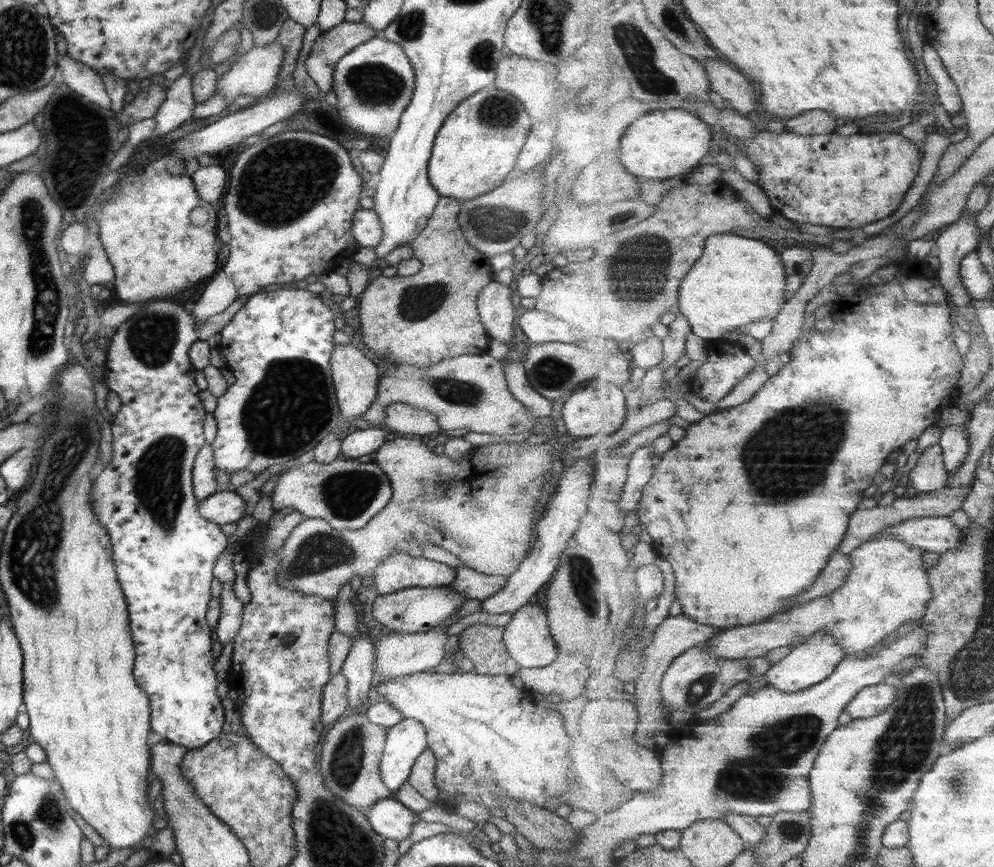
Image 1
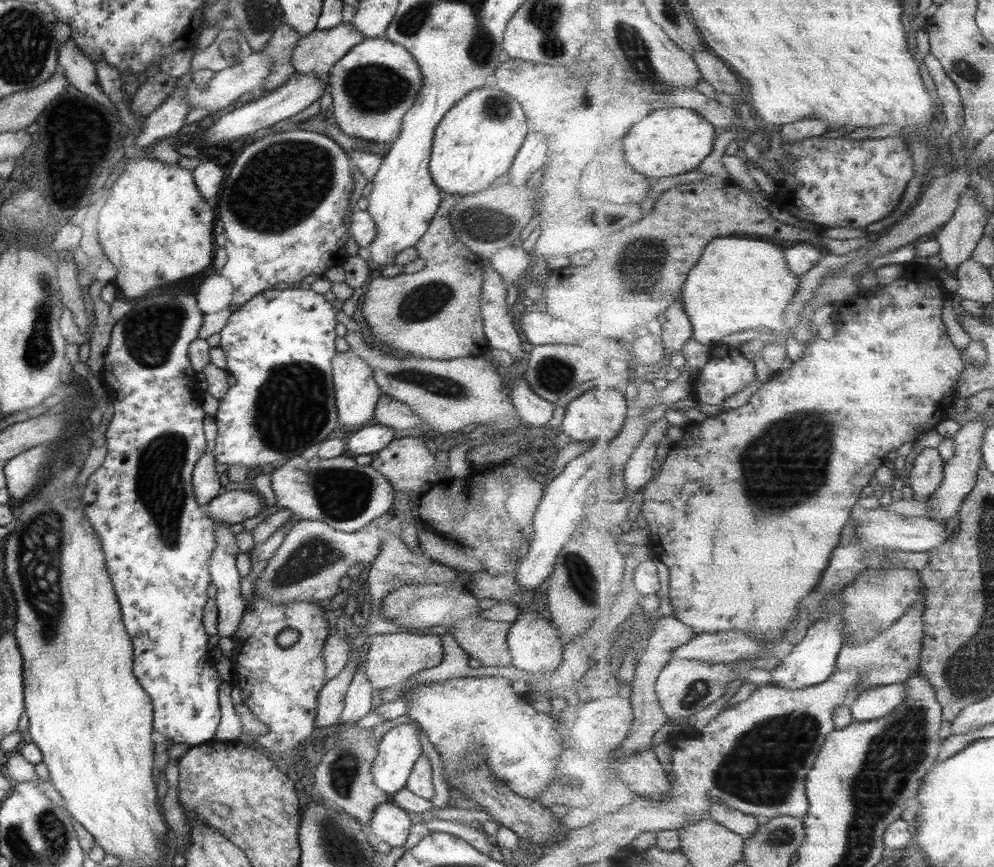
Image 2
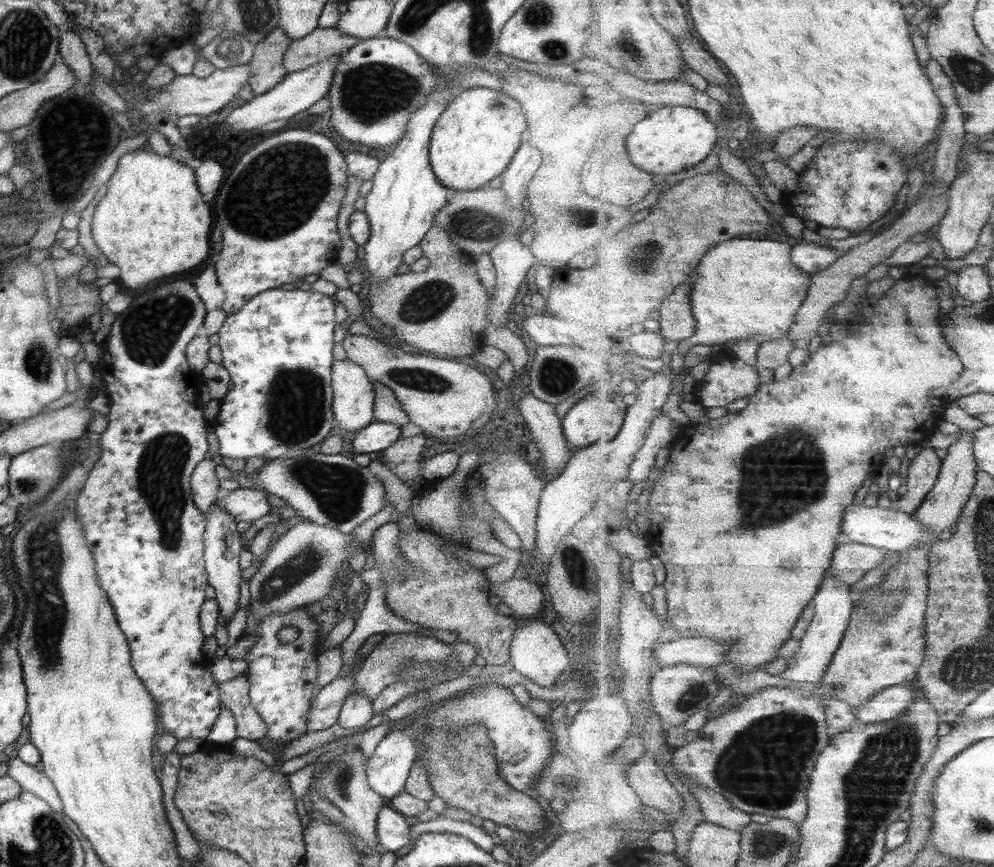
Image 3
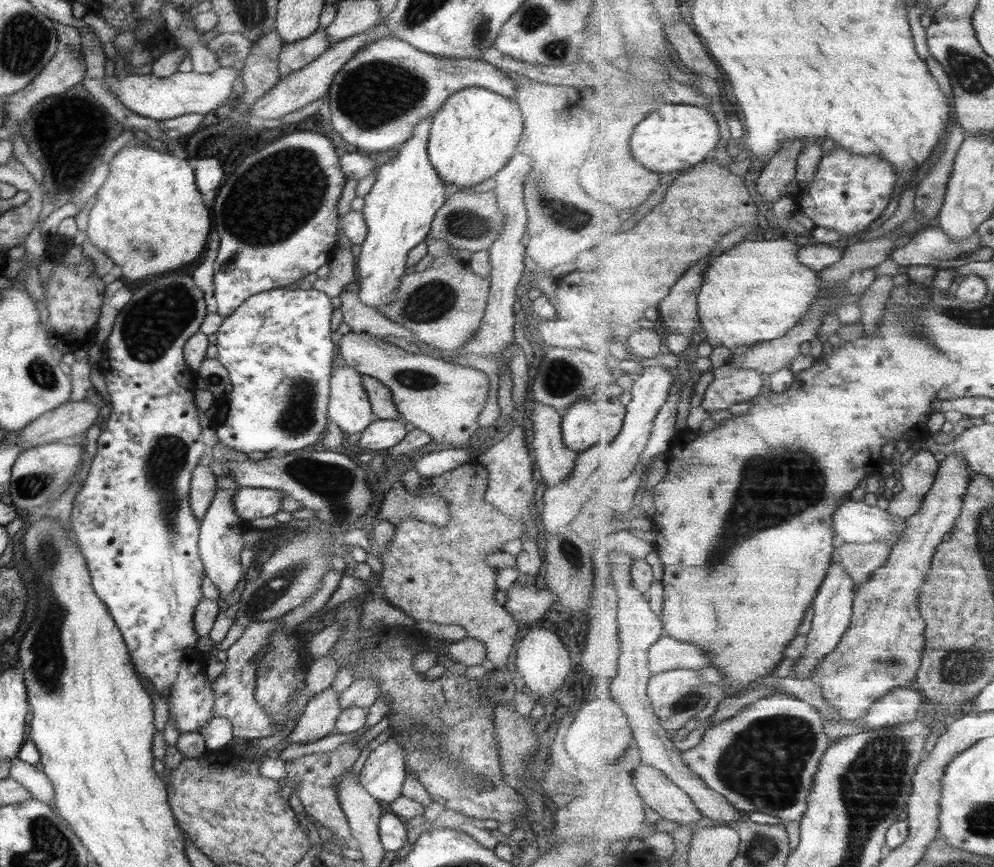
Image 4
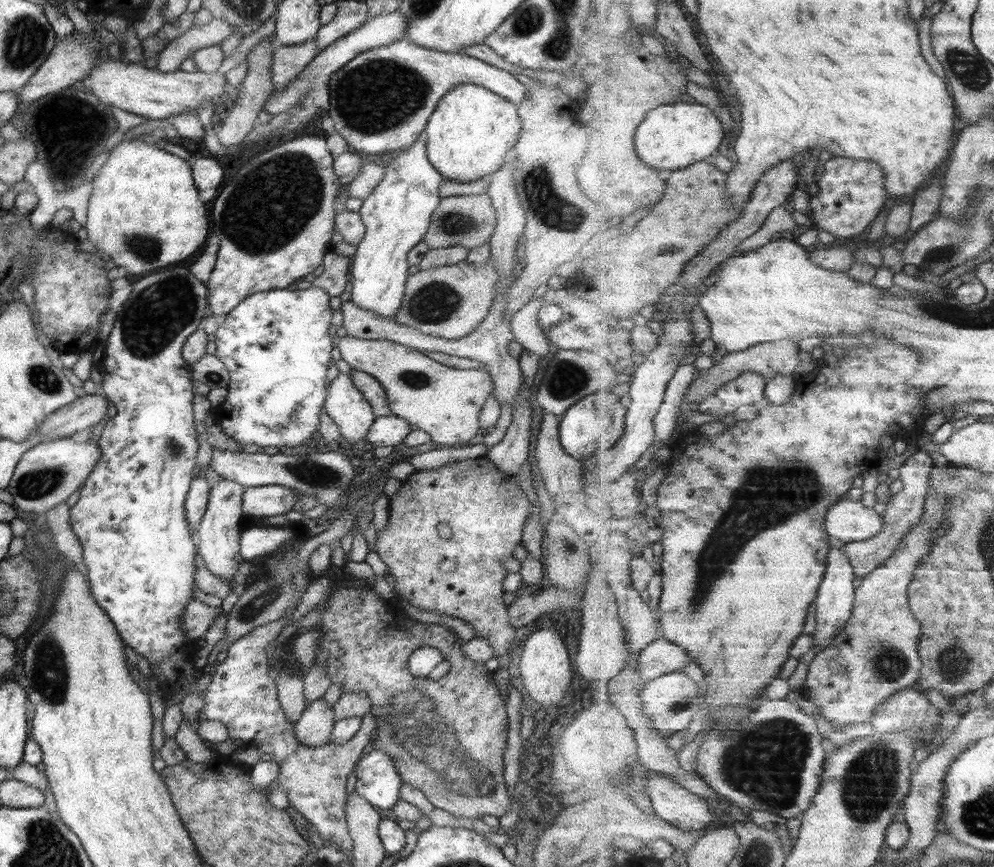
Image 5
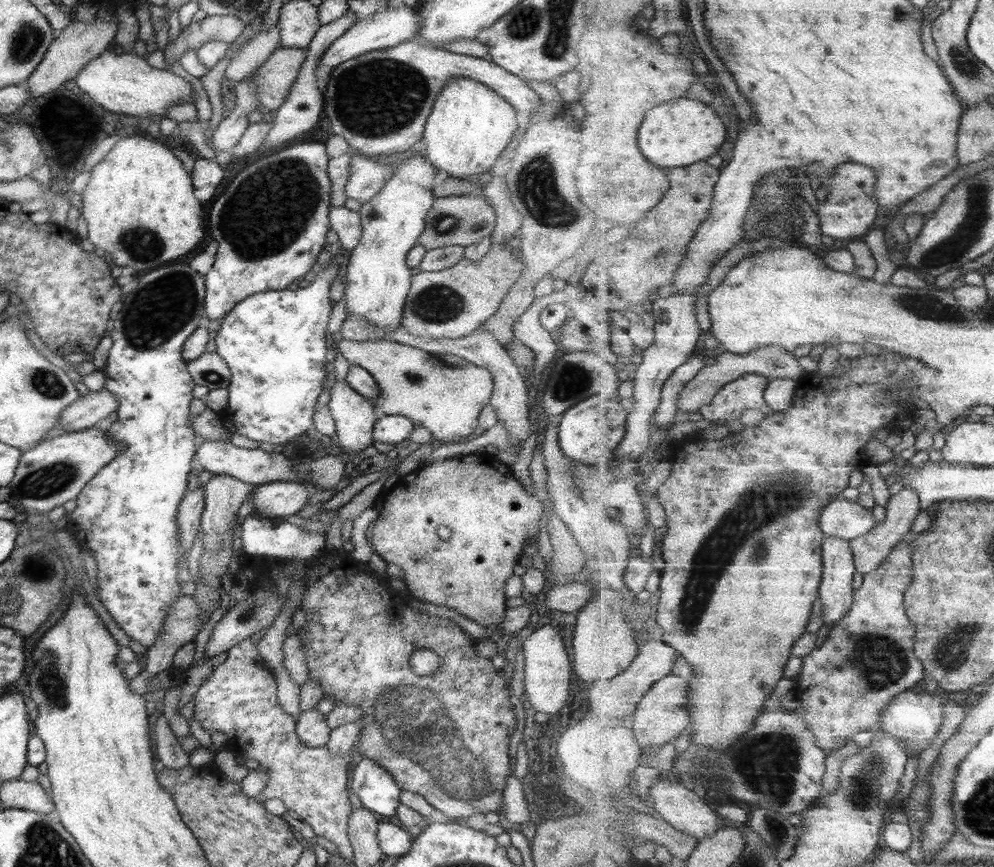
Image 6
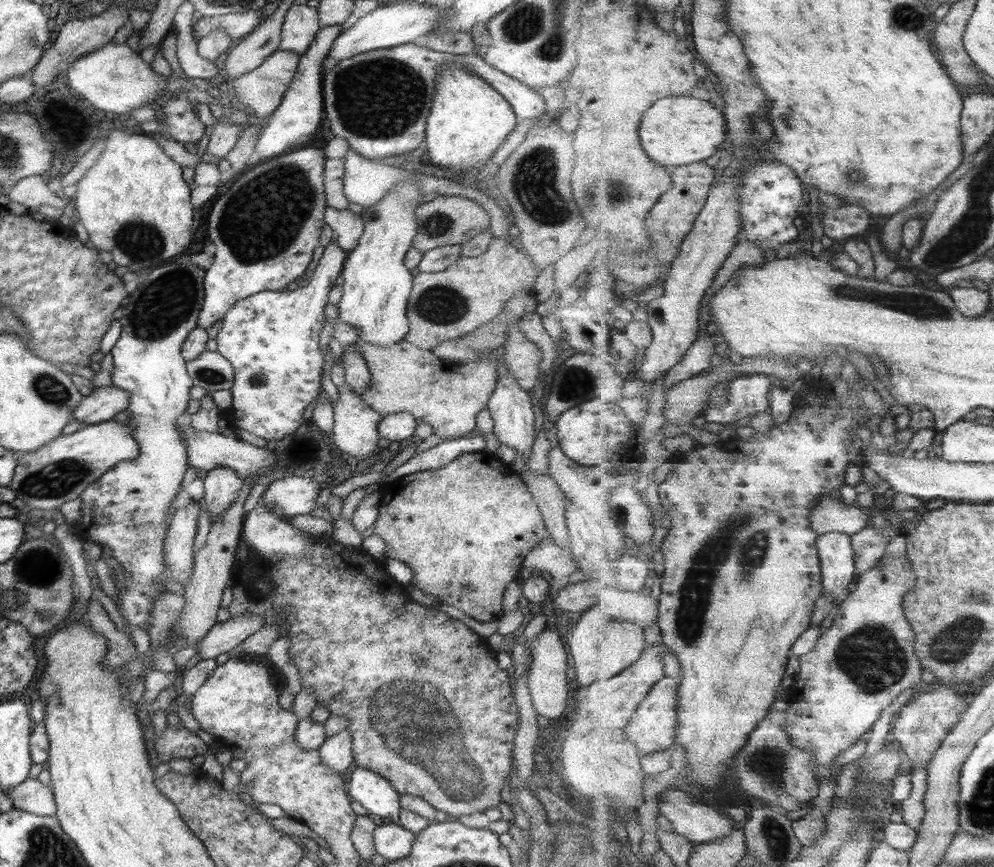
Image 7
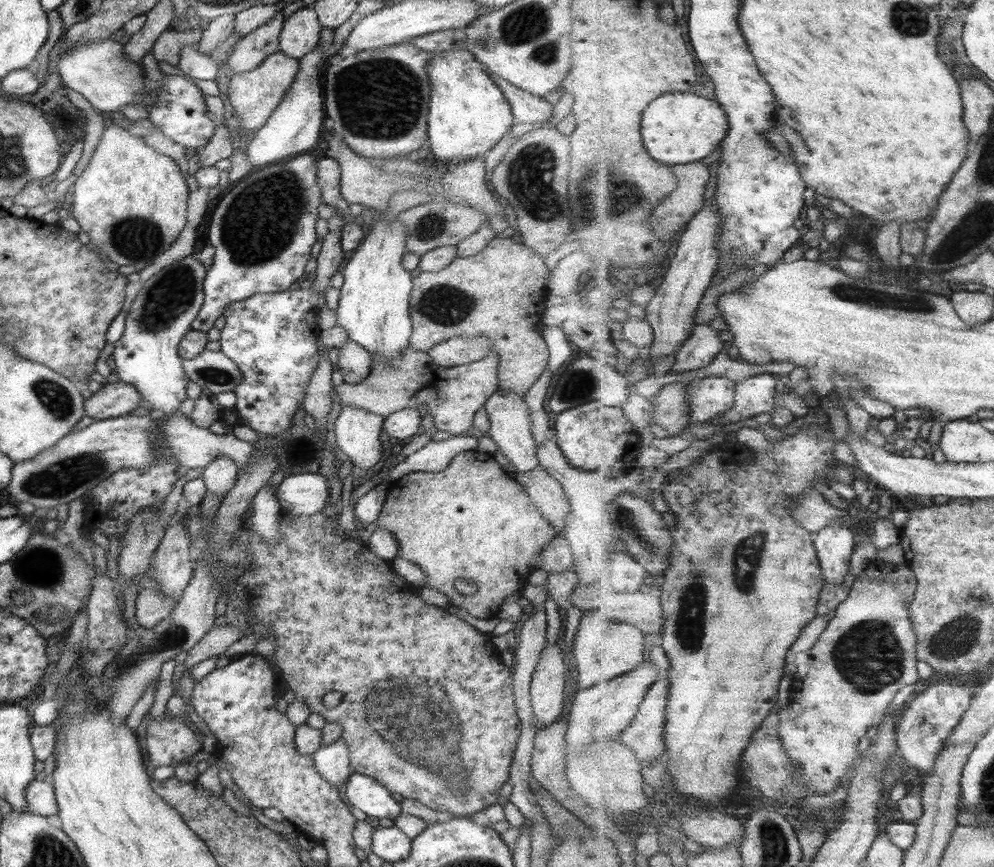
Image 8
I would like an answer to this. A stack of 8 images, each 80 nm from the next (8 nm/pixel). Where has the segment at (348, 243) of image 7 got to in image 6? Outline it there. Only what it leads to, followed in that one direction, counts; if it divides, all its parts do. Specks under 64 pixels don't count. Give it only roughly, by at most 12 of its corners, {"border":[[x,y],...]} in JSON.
{"border":[[333,207],[327,213],[330,230],[347,251],[362,235],[357,211]]}

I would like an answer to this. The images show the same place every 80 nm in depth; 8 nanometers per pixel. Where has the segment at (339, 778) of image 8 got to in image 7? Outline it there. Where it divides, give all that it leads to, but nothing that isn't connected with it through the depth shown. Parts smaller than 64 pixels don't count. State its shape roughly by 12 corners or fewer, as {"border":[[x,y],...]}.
{"border":[[351,731],[333,733],[317,748],[327,768],[341,775],[353,759]]}

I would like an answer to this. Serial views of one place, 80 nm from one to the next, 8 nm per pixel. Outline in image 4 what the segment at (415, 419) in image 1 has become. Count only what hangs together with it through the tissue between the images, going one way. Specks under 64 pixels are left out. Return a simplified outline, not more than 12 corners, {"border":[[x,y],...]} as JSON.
{"border":[[362,374],[361,388],[367,394],[373,417],[401,420],[389,390]]}

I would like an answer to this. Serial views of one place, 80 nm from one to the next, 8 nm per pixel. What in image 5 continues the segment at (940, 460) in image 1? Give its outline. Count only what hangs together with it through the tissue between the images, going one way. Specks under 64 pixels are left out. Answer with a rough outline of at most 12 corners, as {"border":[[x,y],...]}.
{"border":[[918,450],[899,468],[902,490],[883,531],[842,546],[863,579],[921,522],[935,464]]}

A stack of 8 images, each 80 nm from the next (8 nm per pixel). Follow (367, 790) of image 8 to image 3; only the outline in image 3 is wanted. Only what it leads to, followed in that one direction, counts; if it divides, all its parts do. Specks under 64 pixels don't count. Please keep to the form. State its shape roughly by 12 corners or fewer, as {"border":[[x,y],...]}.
{"border":[[405,727],[391,729],[368,756],[369,786],[383,798],[403,791],[418,758]]}

